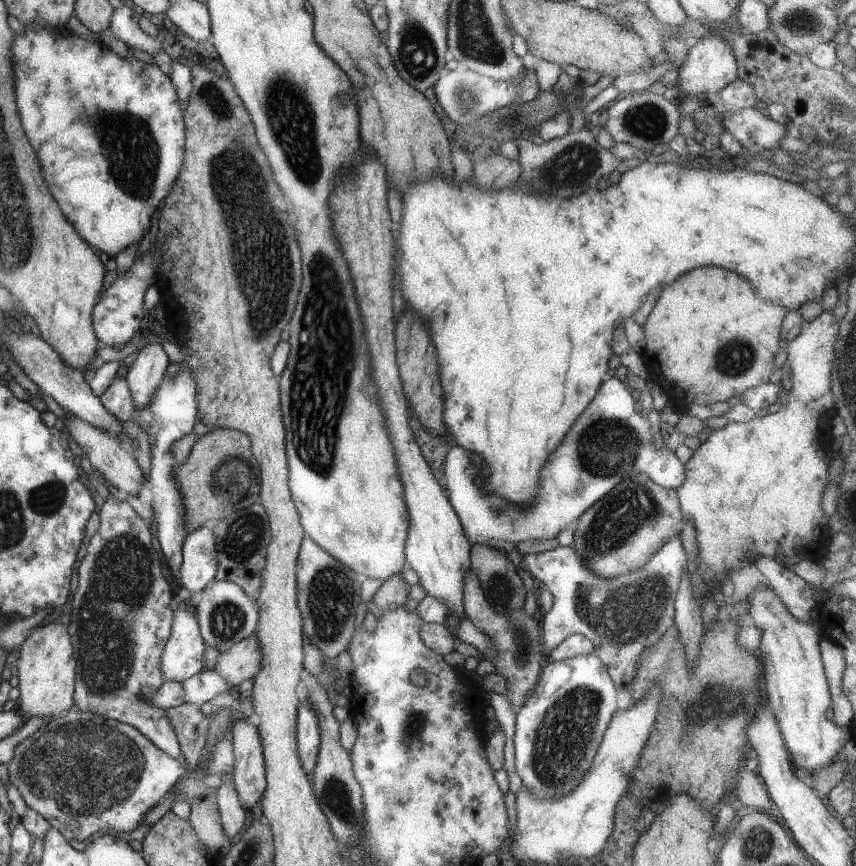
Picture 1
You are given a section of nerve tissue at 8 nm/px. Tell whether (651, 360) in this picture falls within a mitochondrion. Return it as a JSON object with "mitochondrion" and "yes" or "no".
{"mitochondrion":"no"}

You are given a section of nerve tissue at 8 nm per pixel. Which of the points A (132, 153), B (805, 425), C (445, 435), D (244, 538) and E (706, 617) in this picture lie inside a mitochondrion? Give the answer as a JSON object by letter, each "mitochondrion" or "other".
{"A":"mitochondrion","B":"other","C":"other","D":"mitochondrion","E":"other"}

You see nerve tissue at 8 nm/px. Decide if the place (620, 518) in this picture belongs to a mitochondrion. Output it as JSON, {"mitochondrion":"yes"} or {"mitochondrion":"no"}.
{"mitochondrion":"yes"}

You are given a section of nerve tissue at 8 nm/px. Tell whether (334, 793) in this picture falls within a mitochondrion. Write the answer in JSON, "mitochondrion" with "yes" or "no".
{"mitochondrion":"yes"}

